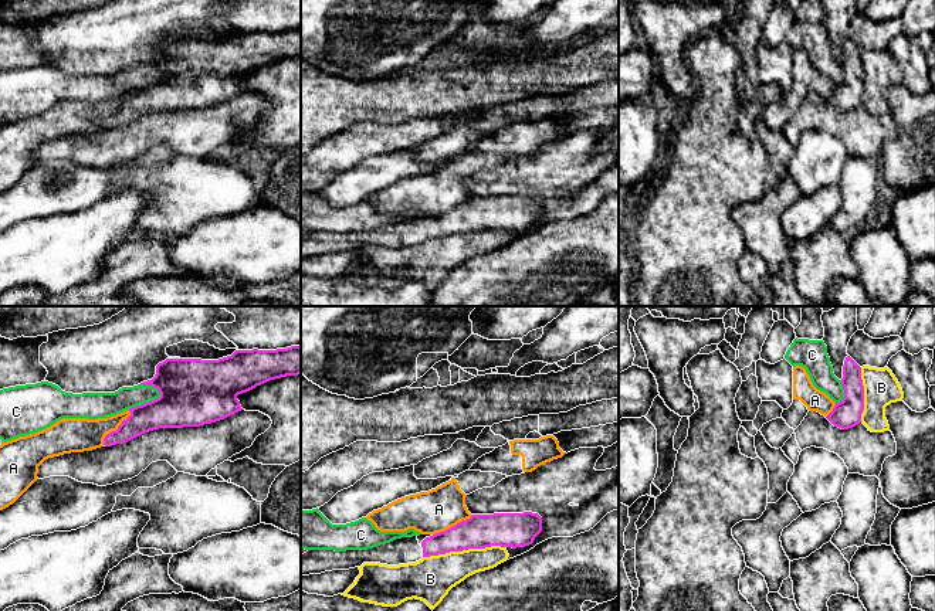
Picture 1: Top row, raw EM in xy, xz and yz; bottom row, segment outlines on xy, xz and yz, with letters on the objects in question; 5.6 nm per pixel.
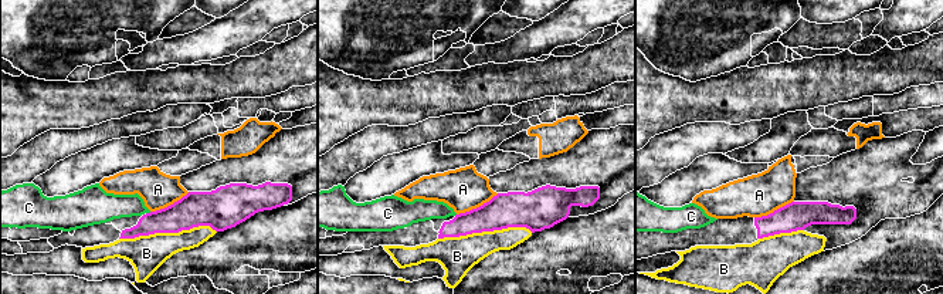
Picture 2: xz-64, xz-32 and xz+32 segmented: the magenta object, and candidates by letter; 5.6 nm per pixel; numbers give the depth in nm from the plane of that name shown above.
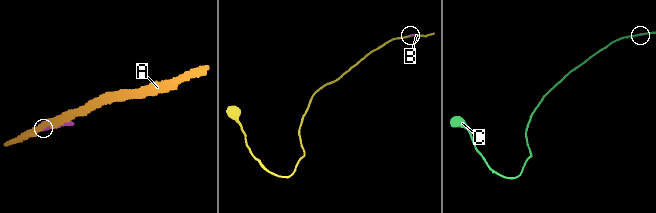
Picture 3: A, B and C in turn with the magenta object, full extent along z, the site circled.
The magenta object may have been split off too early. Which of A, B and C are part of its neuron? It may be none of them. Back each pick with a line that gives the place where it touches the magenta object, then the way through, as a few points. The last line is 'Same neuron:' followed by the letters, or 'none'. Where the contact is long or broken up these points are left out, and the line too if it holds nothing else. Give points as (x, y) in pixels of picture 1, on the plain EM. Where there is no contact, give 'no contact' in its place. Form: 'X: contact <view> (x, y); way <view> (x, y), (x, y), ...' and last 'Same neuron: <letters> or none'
Same neuron: none

